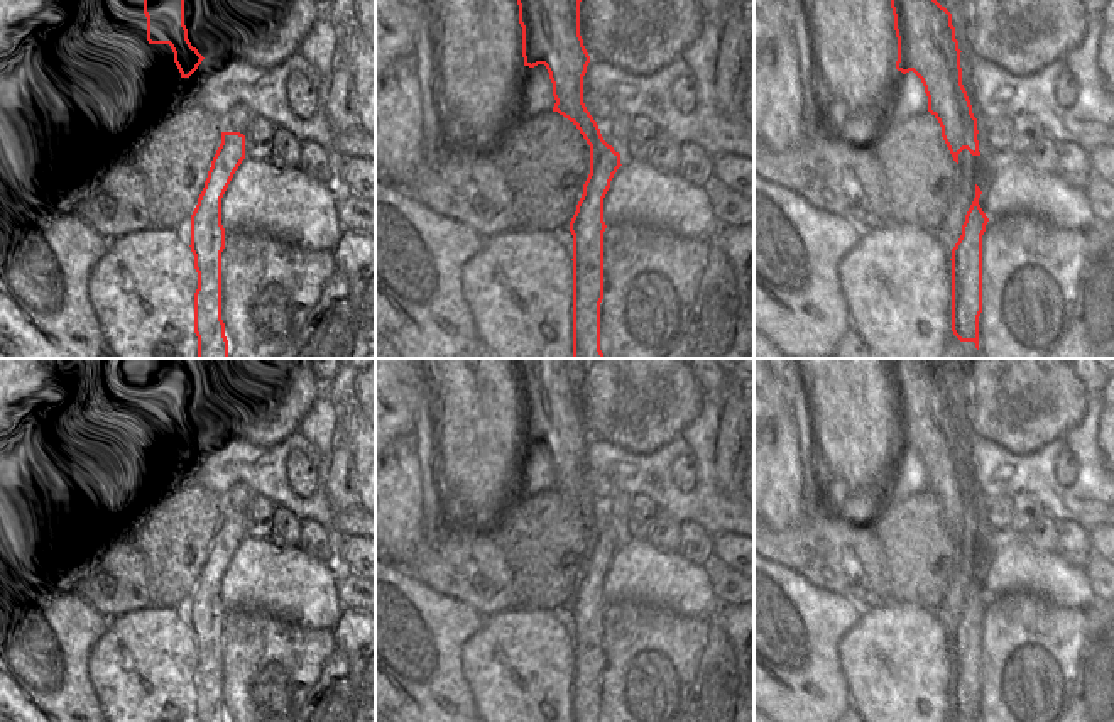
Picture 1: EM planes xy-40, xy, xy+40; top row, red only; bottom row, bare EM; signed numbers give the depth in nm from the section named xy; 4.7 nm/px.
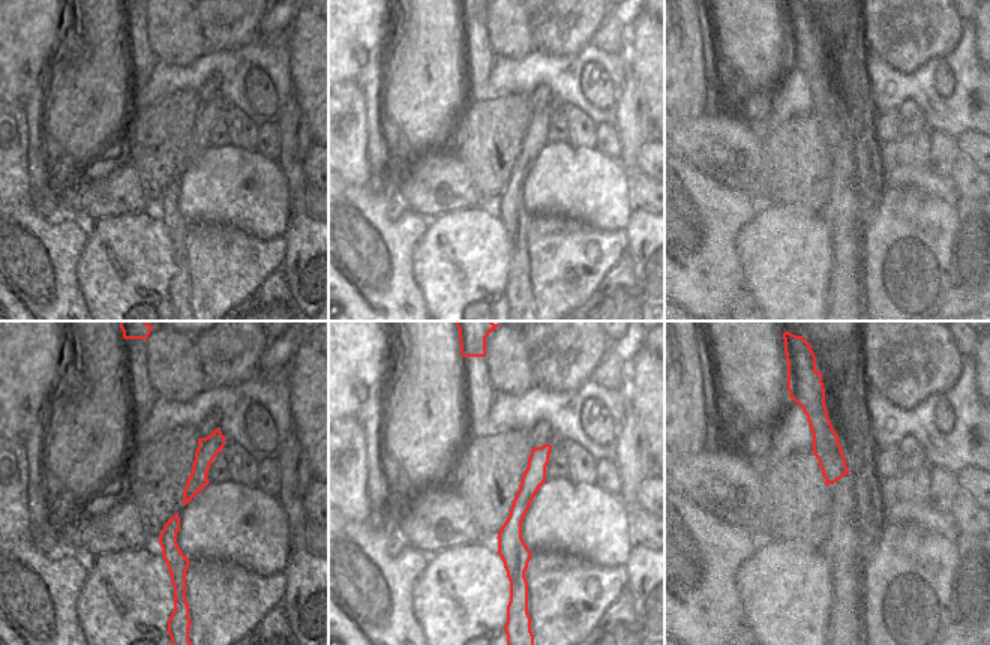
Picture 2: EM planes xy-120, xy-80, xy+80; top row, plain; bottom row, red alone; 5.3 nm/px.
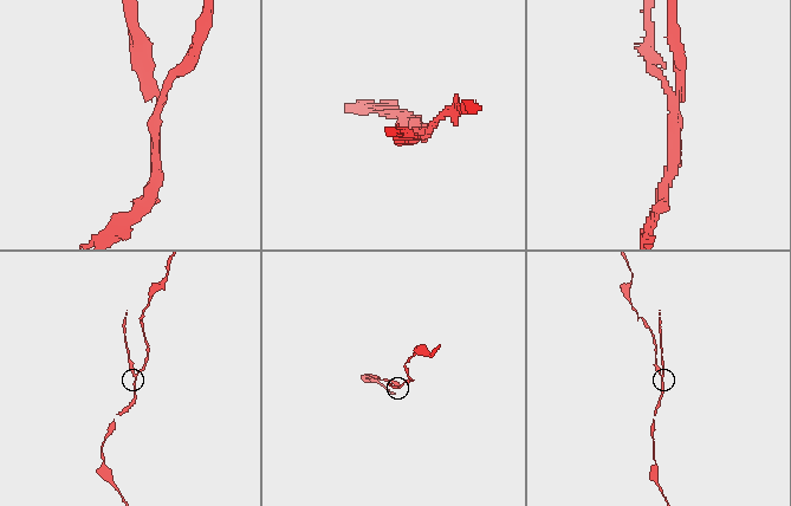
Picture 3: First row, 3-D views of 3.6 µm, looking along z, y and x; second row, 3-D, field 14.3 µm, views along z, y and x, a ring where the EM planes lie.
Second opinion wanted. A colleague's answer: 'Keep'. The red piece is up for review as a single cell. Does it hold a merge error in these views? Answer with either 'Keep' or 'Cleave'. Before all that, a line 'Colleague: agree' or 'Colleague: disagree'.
Colleague: disagree
Cleave.

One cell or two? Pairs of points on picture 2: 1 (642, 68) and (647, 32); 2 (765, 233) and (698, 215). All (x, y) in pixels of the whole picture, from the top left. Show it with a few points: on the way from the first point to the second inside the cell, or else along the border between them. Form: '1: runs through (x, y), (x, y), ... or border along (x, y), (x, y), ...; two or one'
1: runs through (647, 59), (647, 41); one
2: border along (756, 213), (735, 239), (737, 261); two

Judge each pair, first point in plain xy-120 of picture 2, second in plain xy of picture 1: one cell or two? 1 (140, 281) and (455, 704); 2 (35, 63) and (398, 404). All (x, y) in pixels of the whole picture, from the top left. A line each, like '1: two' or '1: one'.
1: two
2: one

